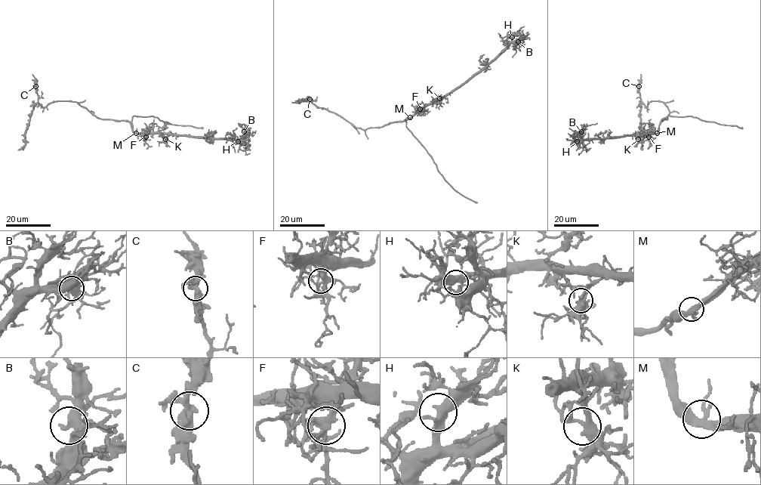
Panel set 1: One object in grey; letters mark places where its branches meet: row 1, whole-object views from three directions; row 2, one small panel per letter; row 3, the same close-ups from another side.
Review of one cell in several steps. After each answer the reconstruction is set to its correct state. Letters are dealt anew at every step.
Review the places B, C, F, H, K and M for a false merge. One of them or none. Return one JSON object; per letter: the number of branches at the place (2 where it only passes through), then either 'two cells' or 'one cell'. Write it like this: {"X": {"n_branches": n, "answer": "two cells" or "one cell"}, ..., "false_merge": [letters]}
{"B": {"n_branches": 2, "answer": "one cell"}, "C": {"n_branches": 3, "answer": "one cell"}, "F": {"n_branches": 3, "answer": "one cell"}, "H": {"n_branches": 3, "answer": "one cell"}, "K": {"n_branches": 3, "answer": "one cell"}, "M": {"n_branches": 3, "answer": "one cell"}, "false_merge": []}

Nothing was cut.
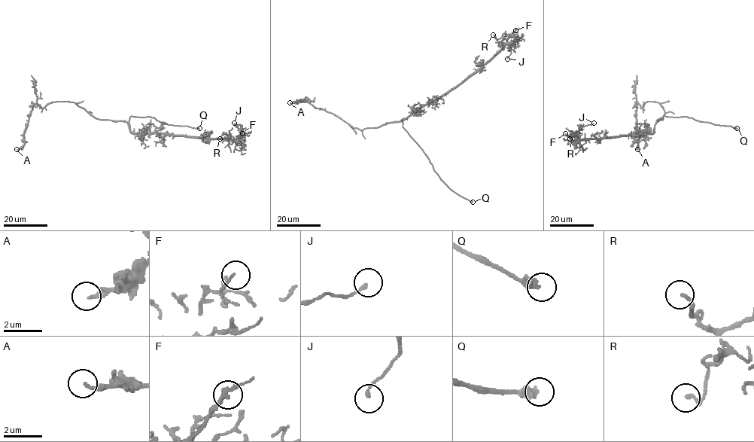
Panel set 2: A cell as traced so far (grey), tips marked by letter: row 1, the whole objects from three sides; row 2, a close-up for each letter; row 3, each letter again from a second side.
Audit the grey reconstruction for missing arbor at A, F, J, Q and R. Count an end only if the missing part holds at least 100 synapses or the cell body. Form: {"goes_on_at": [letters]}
{"goes_on_at": ["Q"]}

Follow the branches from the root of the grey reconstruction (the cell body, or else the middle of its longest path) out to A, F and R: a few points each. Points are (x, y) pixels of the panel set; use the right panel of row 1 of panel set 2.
A: (655, 126), (664, 114), (663, 108), (655, 102), (646, 102), (643, 108), (637, 104), (637, 149)
F: (655, 126), (652, 133), (577, 140), (572, 140), (565, 133)
R: (655, 126), (652, 133), (584, 139), (574, 137), (573, 133), (570, 138)

